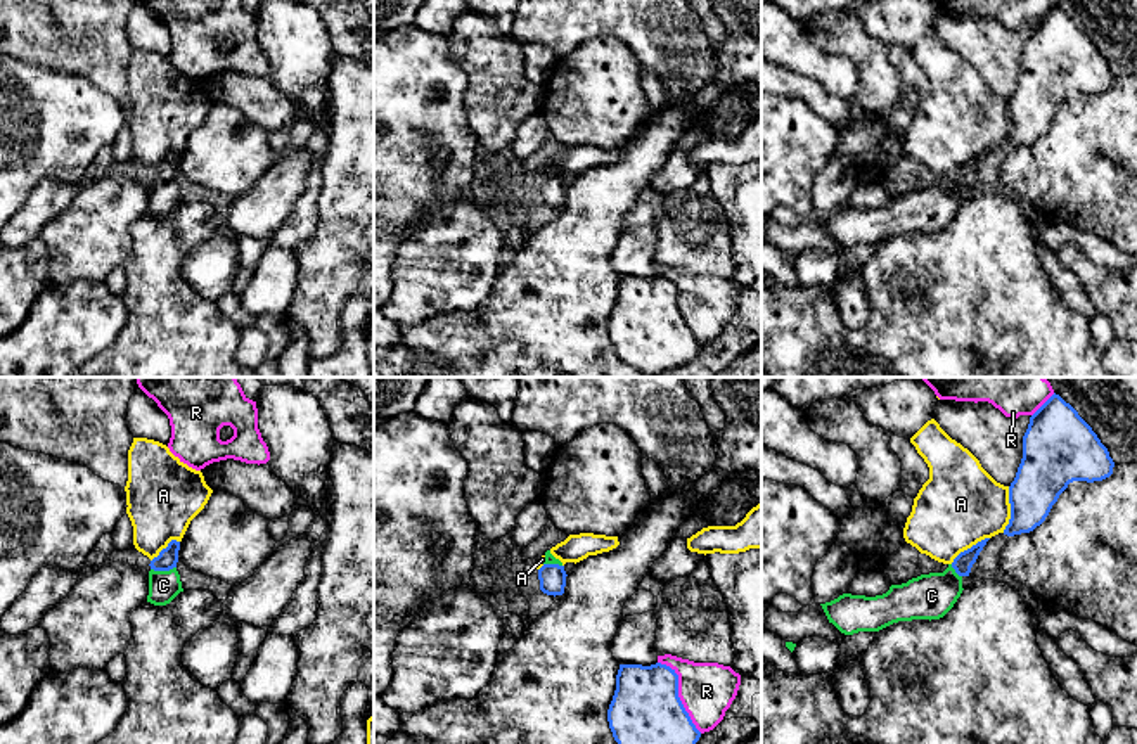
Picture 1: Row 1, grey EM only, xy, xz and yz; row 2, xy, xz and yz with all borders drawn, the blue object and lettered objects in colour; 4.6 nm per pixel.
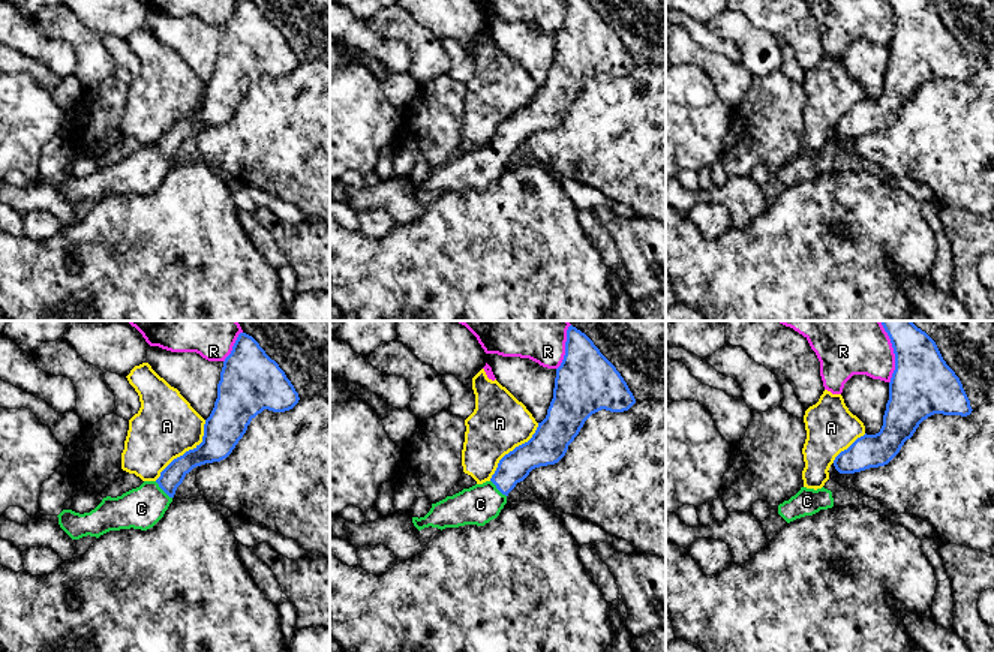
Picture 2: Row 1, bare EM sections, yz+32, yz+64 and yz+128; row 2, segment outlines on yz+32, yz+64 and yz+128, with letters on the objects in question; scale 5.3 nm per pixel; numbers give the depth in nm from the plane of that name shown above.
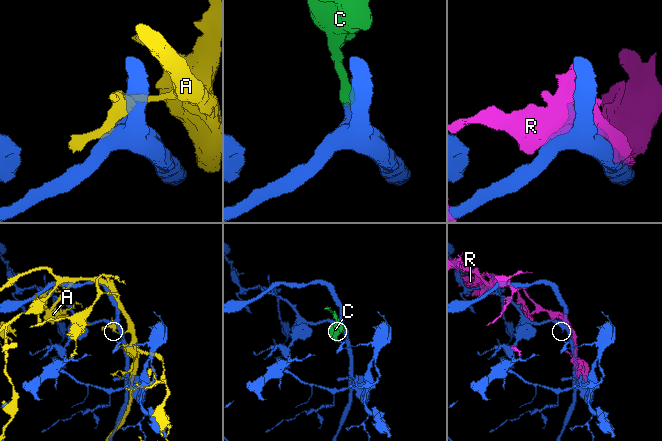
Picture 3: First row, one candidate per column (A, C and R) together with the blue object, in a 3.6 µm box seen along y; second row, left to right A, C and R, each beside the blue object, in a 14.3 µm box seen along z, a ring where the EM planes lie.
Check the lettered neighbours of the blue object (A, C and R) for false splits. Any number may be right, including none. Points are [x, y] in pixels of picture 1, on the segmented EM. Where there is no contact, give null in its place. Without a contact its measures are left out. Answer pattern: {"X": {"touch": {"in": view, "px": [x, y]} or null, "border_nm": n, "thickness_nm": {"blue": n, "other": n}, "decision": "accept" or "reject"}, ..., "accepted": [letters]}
{"A": {"touch": {"in": "yz", "px": [1011, 509]}, "border_nm": 220, "thickness_nm": {"blue": 240, "other": 380}, "decision": "reject"}, "C": {"touch": {"in": "xy", "px": [163, 570]}, "border_nm": 120, "thickness_nm": {"blue": 90, "other": 140}, "decision": "accept"}, "R": {"touch": {"in": "xz", "px": [677, 694]}, "border_nm": 400, "thickness_nm": {"blue": 320, "other": 260}, "decision": "reject"}, "accepted": ["C"]}

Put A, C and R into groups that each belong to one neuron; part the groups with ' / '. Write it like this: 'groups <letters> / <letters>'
groups A / C / R

